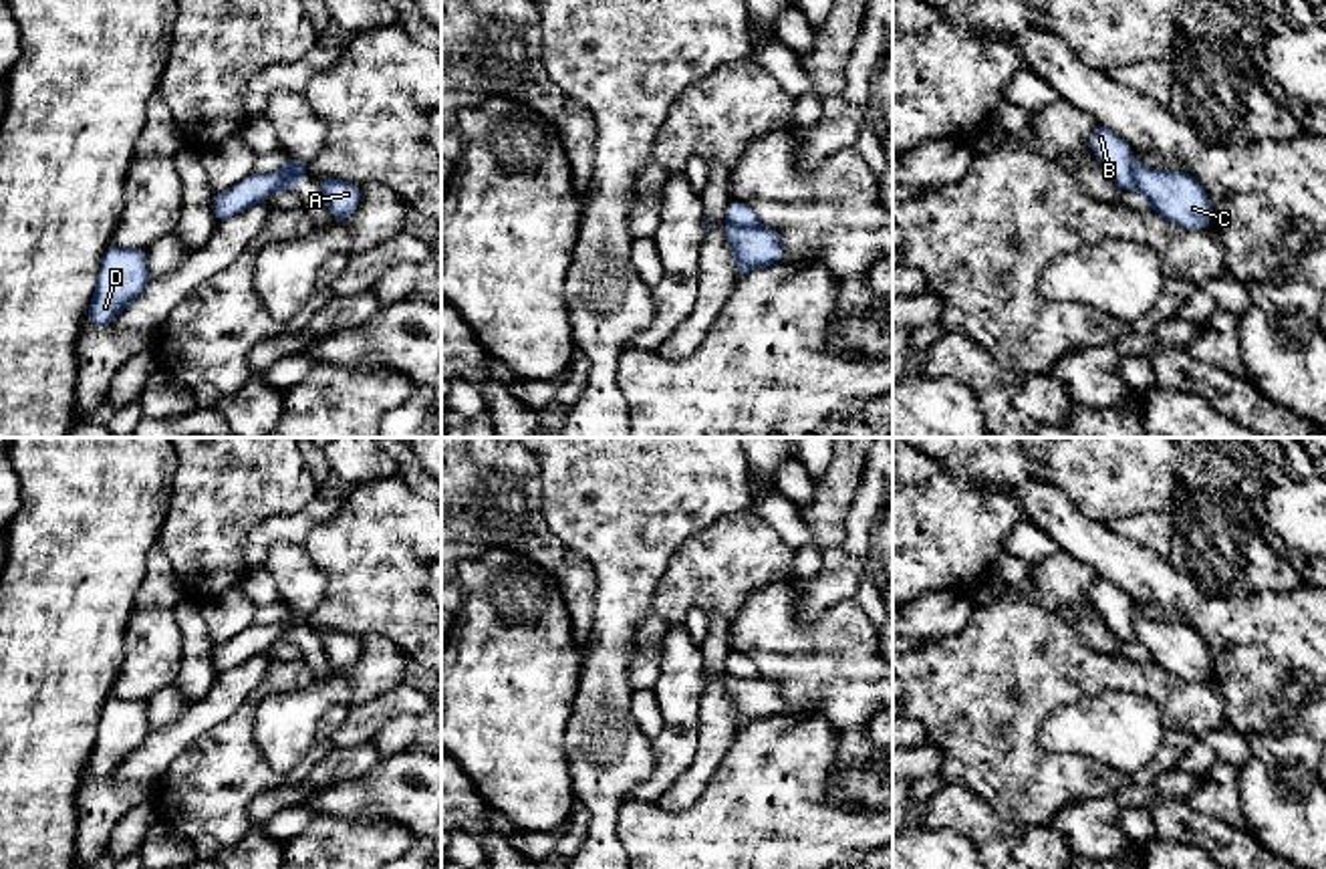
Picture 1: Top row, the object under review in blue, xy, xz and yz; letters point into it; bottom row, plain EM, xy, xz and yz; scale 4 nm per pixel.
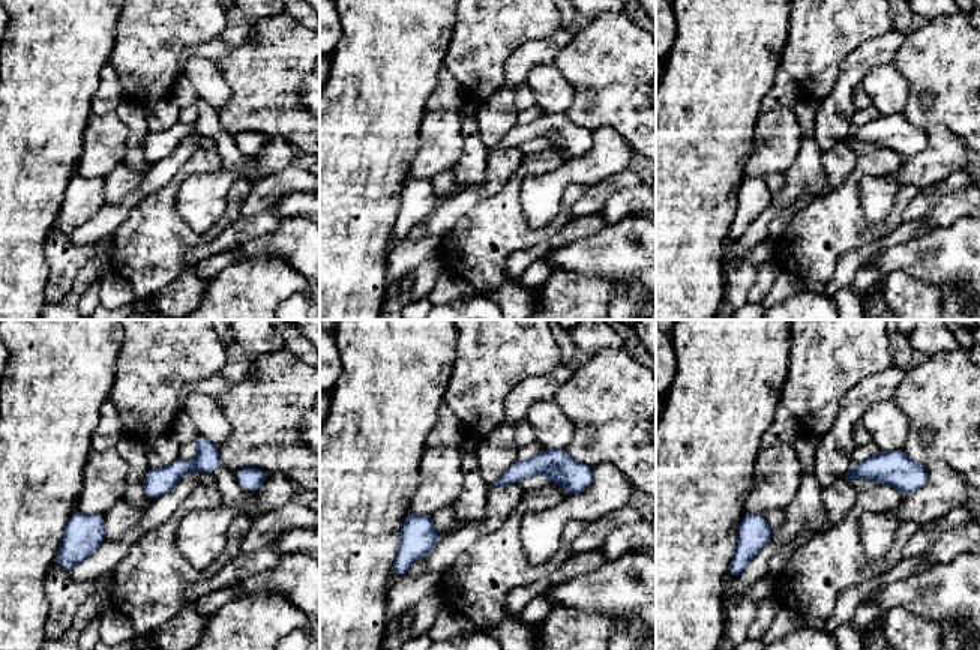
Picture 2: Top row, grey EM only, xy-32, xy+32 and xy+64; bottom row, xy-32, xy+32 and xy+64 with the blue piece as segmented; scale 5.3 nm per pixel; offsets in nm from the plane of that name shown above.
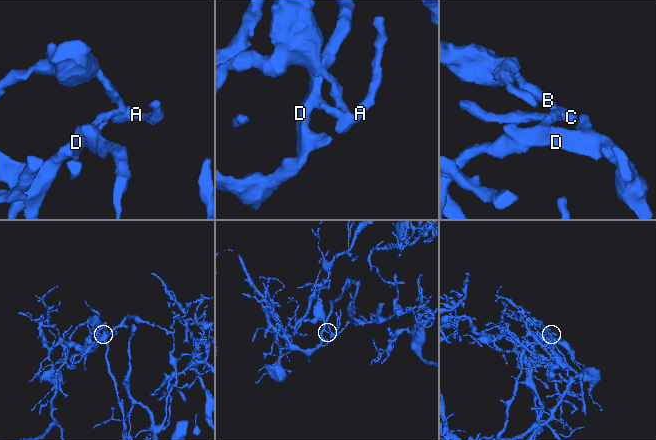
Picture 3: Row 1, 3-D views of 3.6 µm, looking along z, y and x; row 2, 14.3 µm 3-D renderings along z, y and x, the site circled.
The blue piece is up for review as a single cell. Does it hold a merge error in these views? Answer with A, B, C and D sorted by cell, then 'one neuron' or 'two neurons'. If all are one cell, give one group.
A C D / B | two neurons

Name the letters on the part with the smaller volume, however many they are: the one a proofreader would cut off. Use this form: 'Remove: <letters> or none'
Remove: B

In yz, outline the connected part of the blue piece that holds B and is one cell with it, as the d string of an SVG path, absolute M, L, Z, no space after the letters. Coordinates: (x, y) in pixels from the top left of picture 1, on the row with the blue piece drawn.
M1098 125L1088 135L1092 153L1100 159L1110 179L1122 190L1129 192L1135 188L1133 179L1133 149L1124 139L1114 135L1104 125Z

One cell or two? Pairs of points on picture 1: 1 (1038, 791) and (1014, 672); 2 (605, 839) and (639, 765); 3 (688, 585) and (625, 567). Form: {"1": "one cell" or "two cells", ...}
{"1": "one cell", "2": "one cell", "3": "two cells"}

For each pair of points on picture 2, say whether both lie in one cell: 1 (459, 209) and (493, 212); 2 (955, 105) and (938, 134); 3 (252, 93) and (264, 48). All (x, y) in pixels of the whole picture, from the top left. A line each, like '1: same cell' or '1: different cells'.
1: different cells
2: different cells
3: same cell

